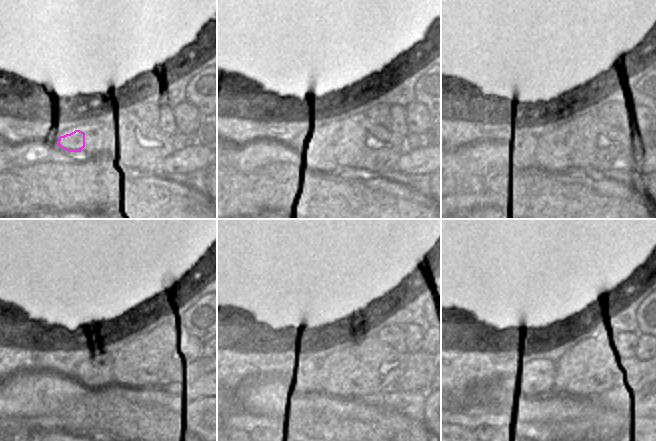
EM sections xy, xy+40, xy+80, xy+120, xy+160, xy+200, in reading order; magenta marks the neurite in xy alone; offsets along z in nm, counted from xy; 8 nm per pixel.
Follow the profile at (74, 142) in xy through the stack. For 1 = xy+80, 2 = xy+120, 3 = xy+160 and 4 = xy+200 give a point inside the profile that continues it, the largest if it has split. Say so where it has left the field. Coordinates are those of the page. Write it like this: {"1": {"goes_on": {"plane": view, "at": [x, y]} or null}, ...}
{"1": {"goes_on": {"plane": "xy+80", "at": [531, 142]}}, "2": {"goes_on": {"plane": "xy+120", "at": [85, 373]}}, "3": {"goes_on": {"plane": "xy+160", "at": [307, 378]}}, "4": {"goes_on": {"plane": "xy+200", "at": [538, 379]}}}

